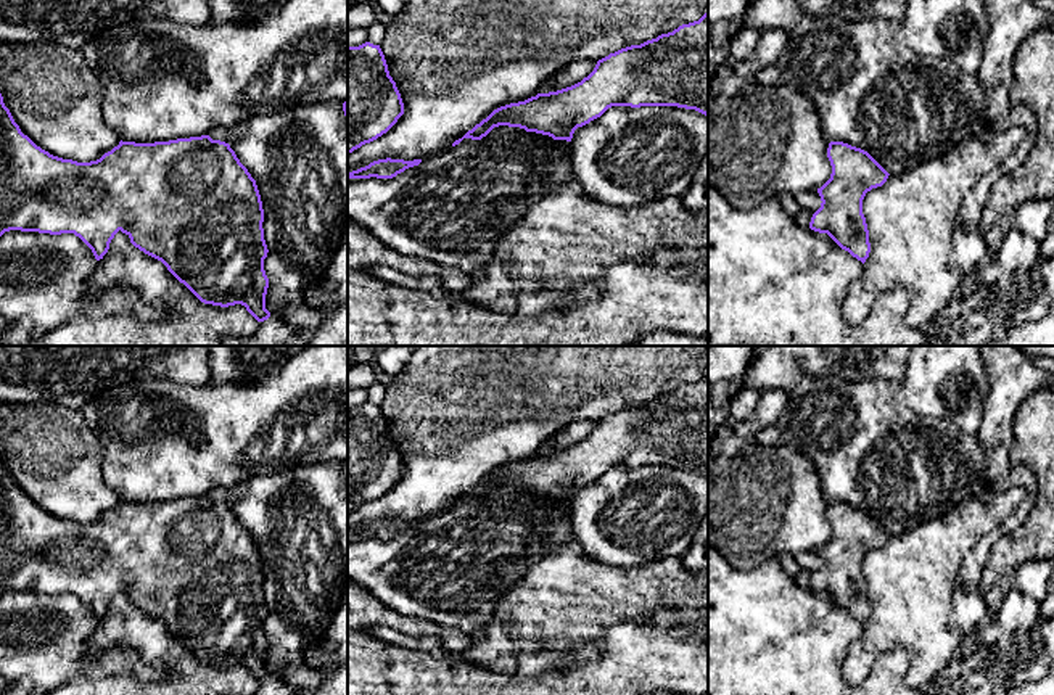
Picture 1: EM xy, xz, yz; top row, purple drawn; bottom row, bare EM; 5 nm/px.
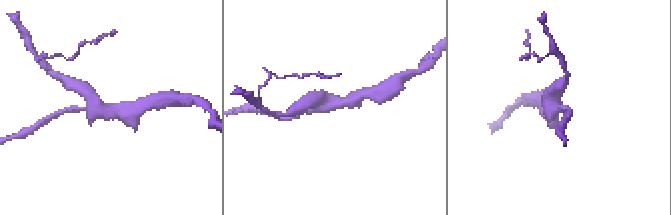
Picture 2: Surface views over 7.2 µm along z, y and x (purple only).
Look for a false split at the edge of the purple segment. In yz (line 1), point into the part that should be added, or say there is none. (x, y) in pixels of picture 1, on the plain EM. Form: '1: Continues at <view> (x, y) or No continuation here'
1: No continuation here

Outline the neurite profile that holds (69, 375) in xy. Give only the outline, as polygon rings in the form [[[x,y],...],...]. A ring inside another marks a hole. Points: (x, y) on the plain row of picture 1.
[[[0,346],[0,402],[53,402],[82,409],[95,394],[135,380],[209,383],[209,346]]]

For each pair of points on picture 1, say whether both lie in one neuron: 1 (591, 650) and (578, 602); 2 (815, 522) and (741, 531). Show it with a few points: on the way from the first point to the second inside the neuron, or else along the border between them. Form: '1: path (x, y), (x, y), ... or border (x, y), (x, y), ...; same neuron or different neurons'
1: border (601, 641), (568, 641), (562, 645); different neurons
2: path (797, 522), (758, 522); same neuron

